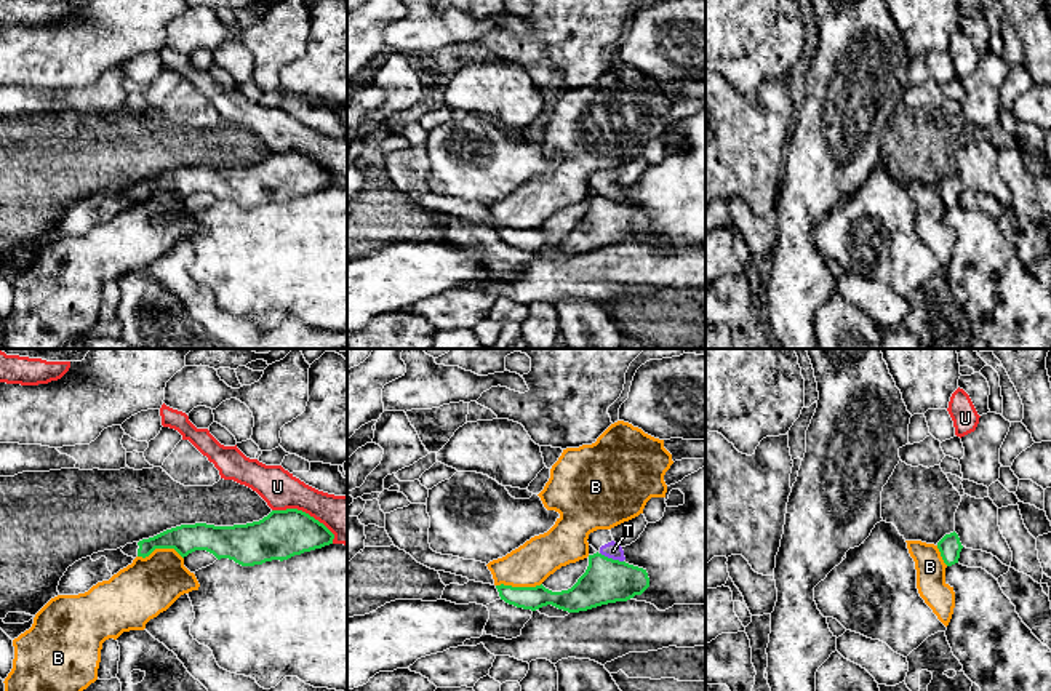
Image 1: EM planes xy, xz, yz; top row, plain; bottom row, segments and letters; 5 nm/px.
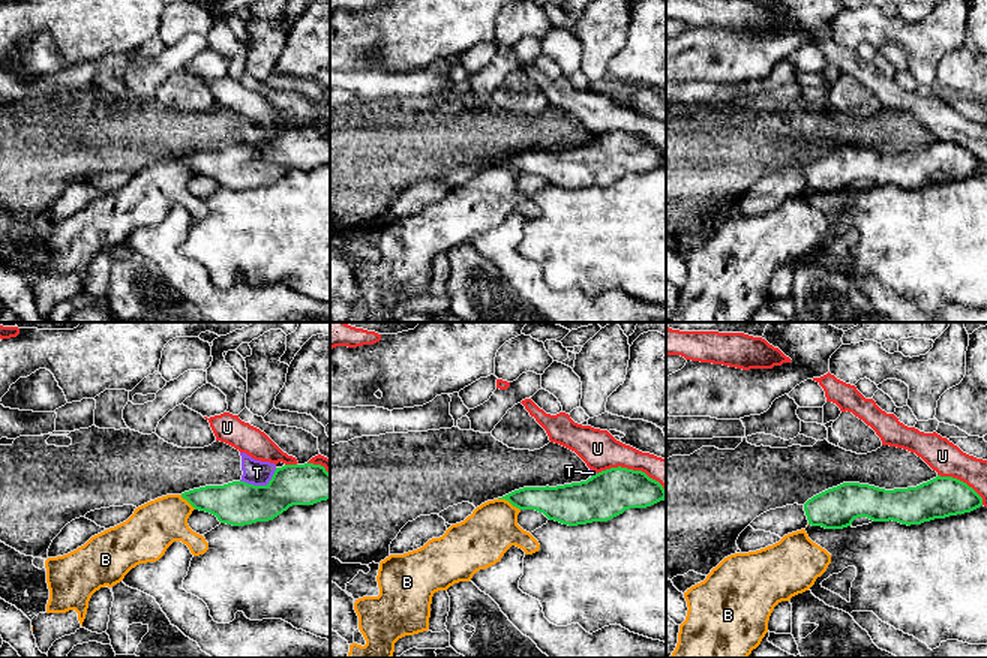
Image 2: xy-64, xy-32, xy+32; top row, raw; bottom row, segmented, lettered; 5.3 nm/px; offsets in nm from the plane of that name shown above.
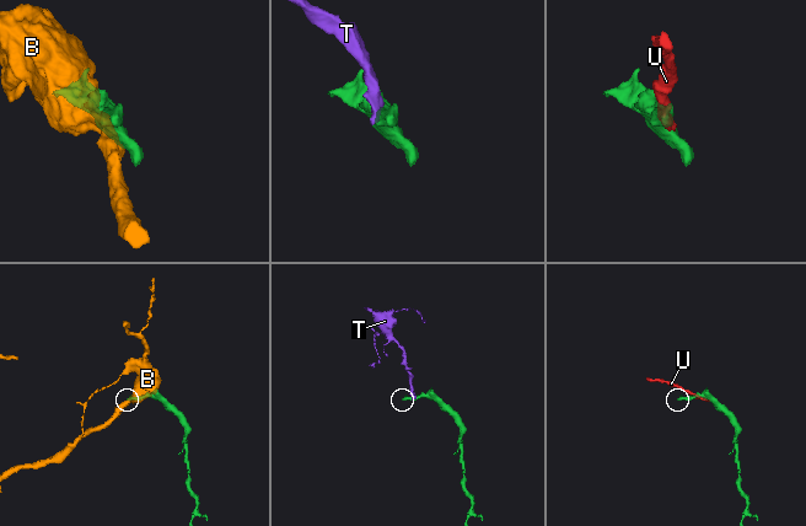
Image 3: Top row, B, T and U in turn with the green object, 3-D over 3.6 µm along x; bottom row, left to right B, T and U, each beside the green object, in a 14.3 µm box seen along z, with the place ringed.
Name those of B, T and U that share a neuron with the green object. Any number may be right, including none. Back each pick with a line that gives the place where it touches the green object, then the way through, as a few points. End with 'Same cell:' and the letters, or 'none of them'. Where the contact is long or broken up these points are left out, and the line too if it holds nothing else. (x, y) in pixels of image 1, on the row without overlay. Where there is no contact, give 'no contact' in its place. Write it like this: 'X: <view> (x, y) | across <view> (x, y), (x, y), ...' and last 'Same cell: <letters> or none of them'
Same cell: none of them

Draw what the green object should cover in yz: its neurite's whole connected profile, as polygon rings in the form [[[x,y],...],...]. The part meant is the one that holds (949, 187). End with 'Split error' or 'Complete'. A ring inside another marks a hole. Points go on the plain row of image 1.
[[[953,173],[950,176],[945,176],[939,184],[937,190],[941,194],[941,198],[947,208],[952,208],[958,205],[960,194],[963,190],[958,176]]]. Complete

